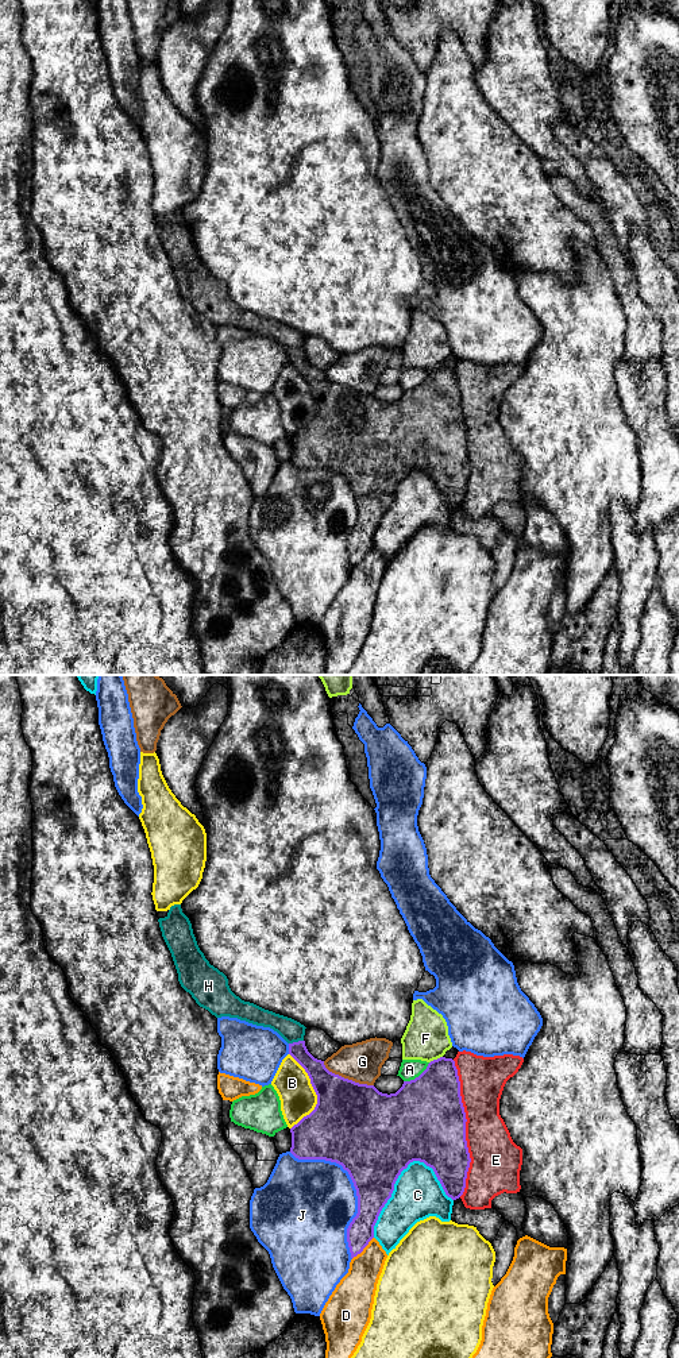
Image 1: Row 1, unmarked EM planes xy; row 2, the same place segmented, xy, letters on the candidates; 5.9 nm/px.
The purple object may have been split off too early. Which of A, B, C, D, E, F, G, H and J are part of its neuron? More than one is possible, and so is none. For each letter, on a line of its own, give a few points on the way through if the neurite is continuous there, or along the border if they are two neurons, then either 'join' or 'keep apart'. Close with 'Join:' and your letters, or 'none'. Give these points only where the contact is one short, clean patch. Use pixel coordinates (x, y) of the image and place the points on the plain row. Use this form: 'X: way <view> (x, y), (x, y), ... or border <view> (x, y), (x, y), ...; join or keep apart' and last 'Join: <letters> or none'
A: keep apart
B: keep apart
C: keep apart
D: keep apart
E: keep apart
F: border xy (442, 365), (429, 371); keep apart
G: keep apart
H: way xy (320, 385), (299, 361), (296, 351), (290, 339); join
J: keep apart
Join: H

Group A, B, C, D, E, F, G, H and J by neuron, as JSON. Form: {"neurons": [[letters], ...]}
{"neurons": [["A"], ["B"], ["C"], ["D"], ["E"], ["F"], ["G"], ["H"], ["J"]]}

